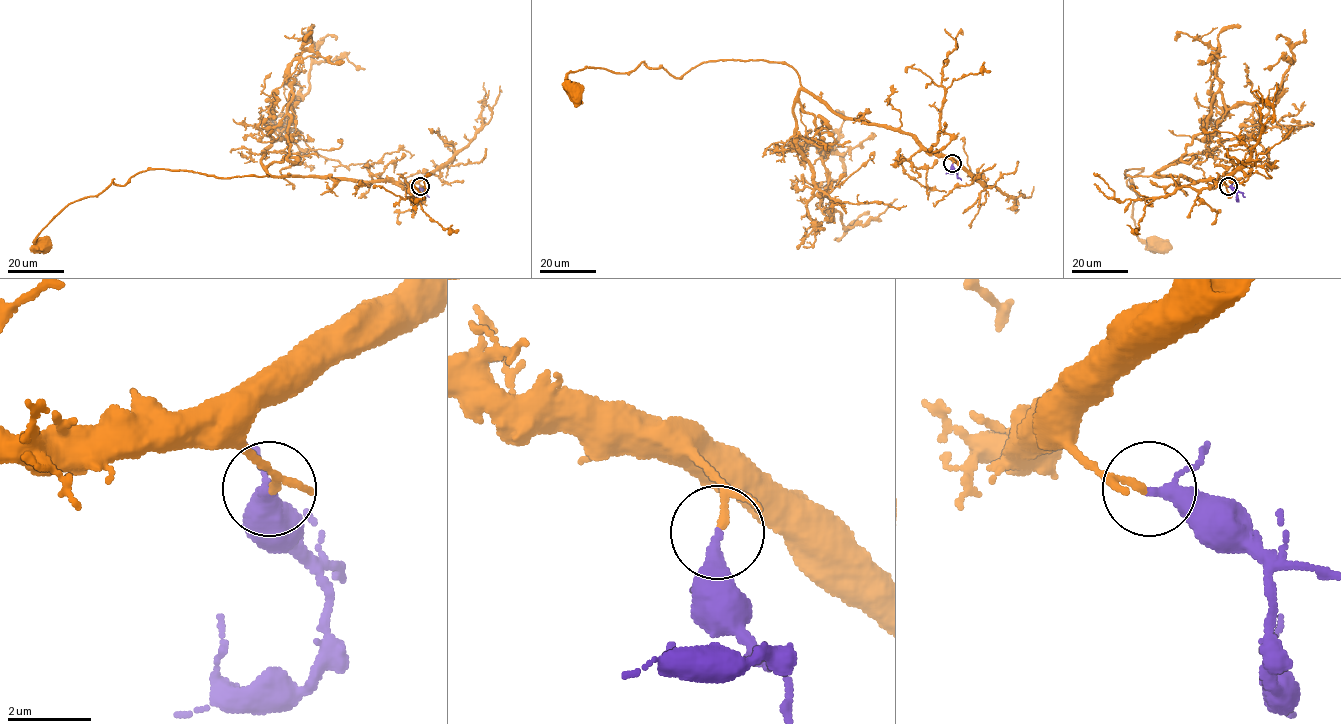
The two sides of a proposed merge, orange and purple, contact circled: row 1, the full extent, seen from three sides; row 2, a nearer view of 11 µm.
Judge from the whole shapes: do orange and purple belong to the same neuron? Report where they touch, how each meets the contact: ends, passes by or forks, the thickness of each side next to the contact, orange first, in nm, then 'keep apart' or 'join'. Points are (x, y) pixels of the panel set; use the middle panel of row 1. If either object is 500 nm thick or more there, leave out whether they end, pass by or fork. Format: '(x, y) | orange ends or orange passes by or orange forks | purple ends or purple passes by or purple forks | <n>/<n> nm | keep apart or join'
(952, 163) | orange passes by | purple passes by | 130/240 nm | join

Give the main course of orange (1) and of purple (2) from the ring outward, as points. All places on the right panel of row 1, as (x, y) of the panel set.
1: (1228, 186), (1186, 177), (1125, 178), (1125, 170), (1142, 170), (1127, 184), (1138, 197), (1136, 234), (1152, 246)
2: (1228, 186), (1236, 192), (1237, 200), (1237, 195)

